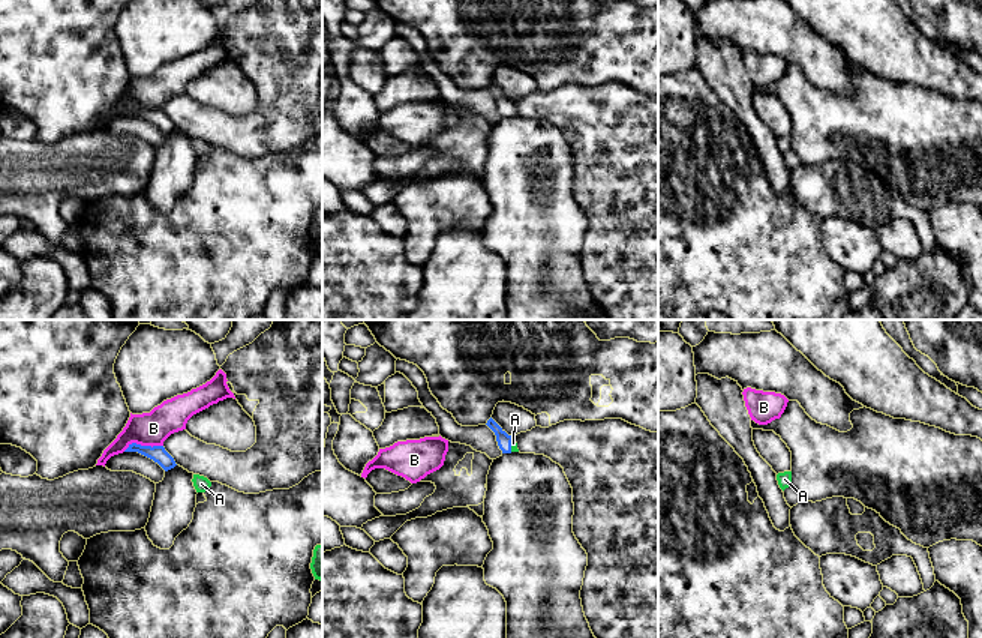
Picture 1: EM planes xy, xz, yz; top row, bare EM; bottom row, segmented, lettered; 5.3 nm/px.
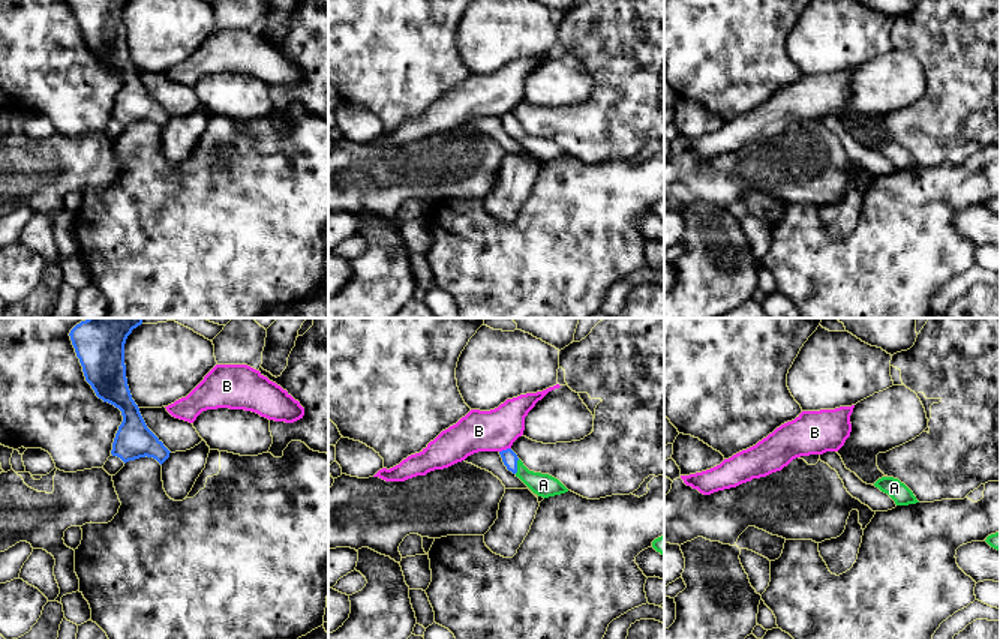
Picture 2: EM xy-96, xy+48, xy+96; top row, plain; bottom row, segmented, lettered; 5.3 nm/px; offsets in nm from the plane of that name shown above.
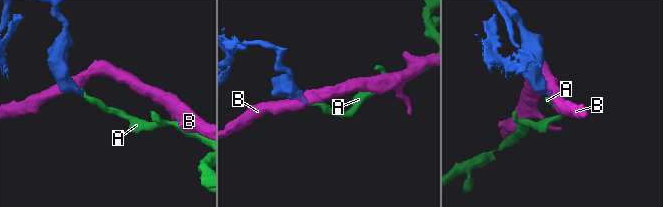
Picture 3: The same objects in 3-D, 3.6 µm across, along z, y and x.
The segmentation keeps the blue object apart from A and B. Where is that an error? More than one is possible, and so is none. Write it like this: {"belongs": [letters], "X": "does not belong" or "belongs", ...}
{"belongs": ["A"], "A": "belongs", "B": "does not belong"}

